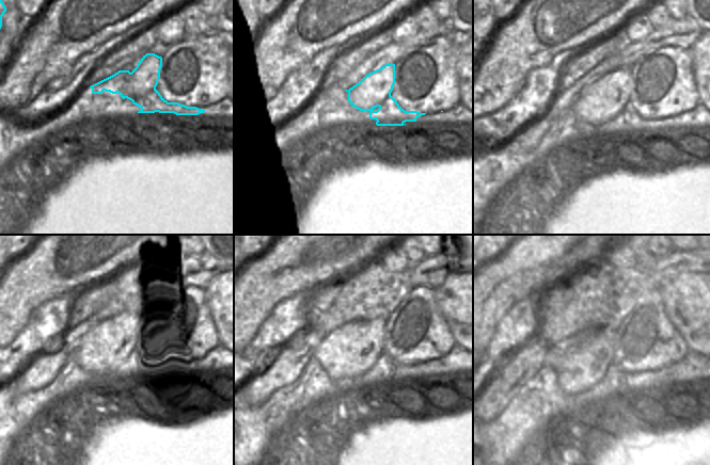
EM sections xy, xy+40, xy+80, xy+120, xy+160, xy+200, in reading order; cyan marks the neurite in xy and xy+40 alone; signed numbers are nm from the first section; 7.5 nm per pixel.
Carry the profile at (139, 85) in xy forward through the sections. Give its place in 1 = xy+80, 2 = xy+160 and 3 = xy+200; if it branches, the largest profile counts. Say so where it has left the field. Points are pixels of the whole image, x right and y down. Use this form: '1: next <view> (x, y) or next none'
1: next xy+80 (603, 103)
2: next xy+160 (348, 352)
3: next xy+200 (583, 359)

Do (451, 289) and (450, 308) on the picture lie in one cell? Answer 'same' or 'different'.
same

